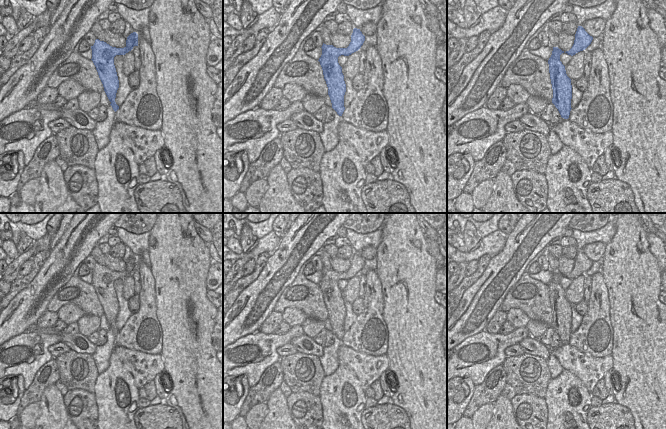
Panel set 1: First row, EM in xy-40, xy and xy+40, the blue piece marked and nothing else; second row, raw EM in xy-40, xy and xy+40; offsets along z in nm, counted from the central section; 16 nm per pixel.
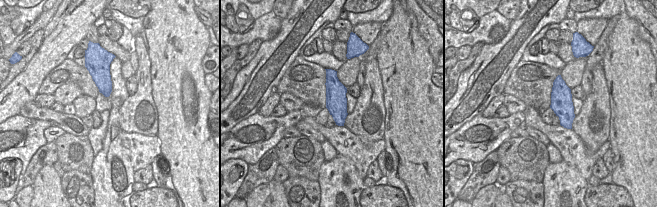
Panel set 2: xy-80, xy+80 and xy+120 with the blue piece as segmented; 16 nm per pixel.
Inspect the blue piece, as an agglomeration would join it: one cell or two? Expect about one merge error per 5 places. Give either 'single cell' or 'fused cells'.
single cell

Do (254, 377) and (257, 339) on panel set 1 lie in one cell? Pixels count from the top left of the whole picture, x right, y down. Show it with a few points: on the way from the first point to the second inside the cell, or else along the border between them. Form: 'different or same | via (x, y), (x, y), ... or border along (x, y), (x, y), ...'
same | via (258, 368), (271, 355), (266, 348)

